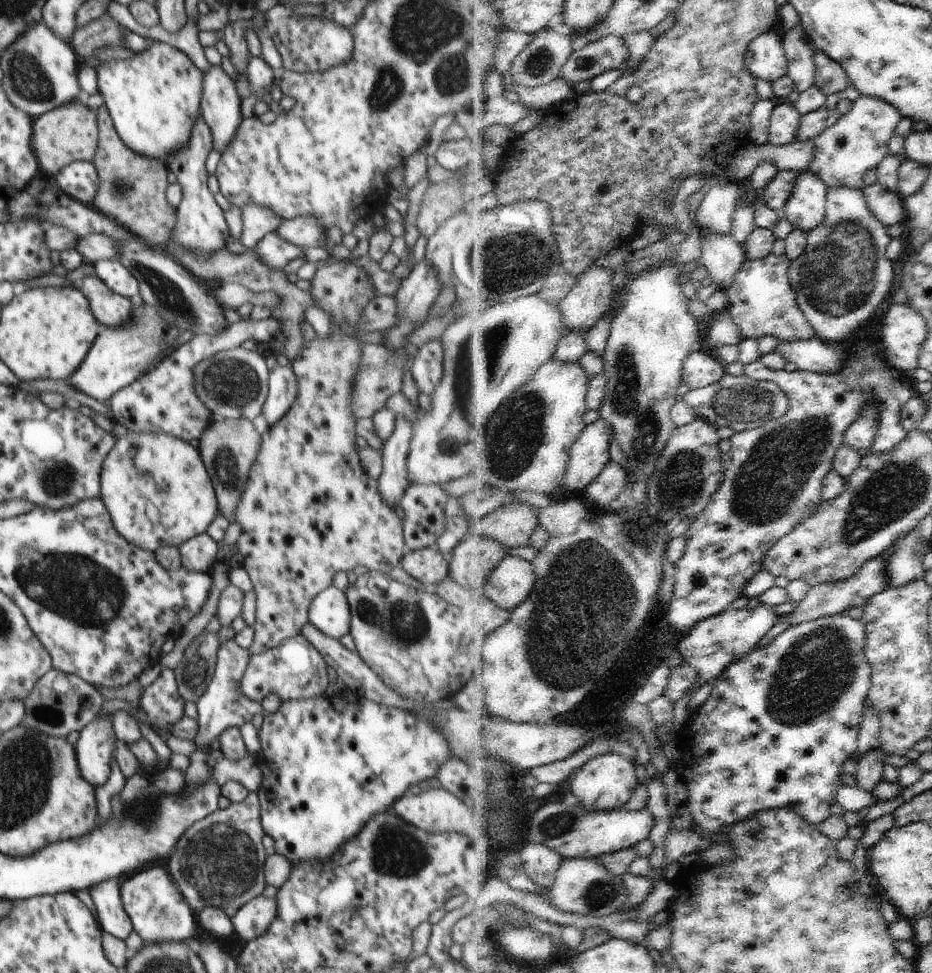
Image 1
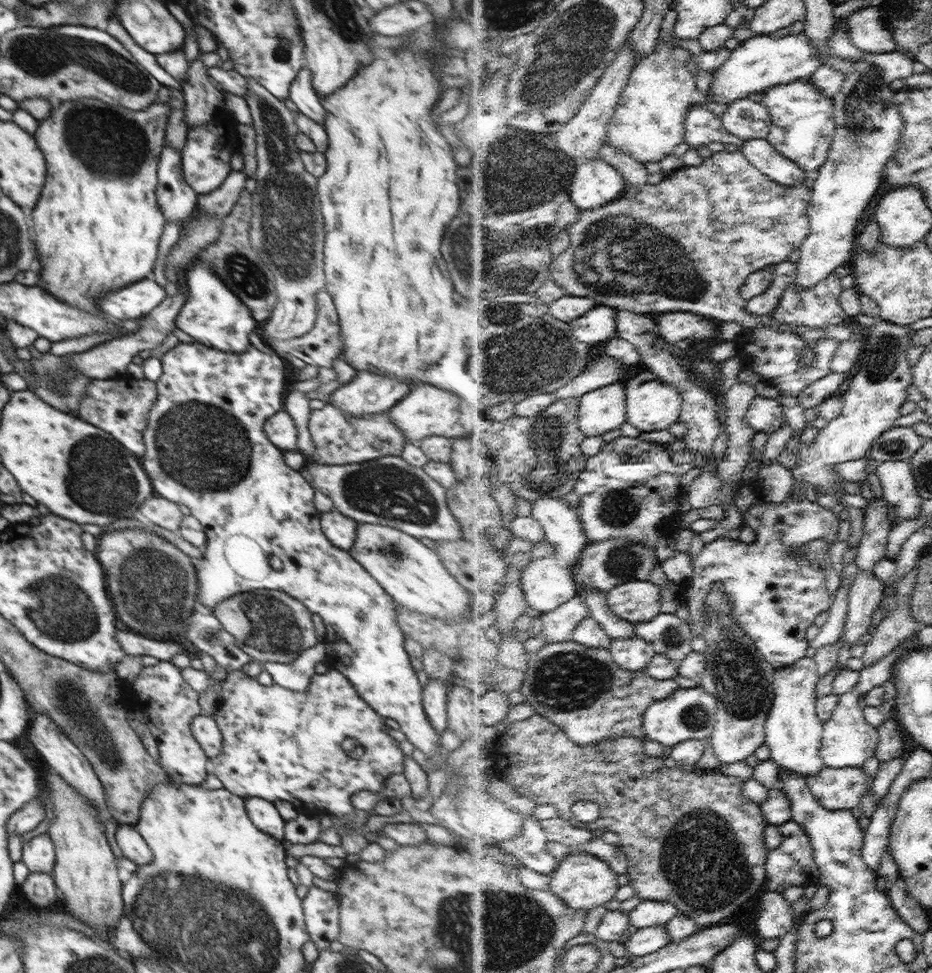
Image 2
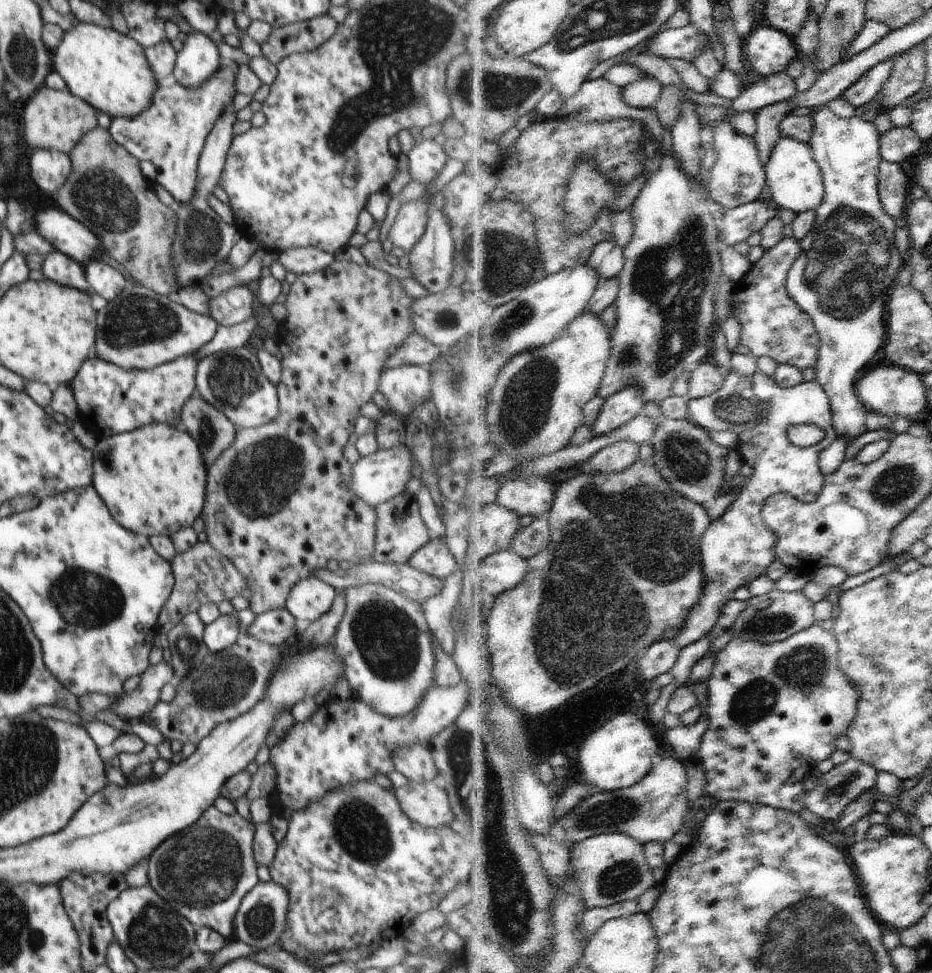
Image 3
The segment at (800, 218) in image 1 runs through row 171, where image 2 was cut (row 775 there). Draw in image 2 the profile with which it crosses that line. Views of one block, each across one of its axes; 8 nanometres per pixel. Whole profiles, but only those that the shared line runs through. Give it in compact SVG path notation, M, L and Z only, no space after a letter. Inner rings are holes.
M806 657L796 664L779 669L776 675L776 700L770 718L767 722L767 743L771 748L772 759L786 770L792 770L800 775L813 776L819 774L826 766L823 756L823 742L825 735L825 722L819 715L819 684L823 675L819 672L819 662L816 658Z

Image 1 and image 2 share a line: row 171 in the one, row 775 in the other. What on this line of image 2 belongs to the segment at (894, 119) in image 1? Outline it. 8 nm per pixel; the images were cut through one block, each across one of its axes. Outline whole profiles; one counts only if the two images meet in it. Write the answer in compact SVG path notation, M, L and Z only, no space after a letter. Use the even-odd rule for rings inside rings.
M826 764L825 768L813 776L806 777L809 785L820 802L824 803L830 810L858 808L862 806L864 798L872 792L875 786L874 778L868 776L868 772L862 766L850 768L833 768Z

